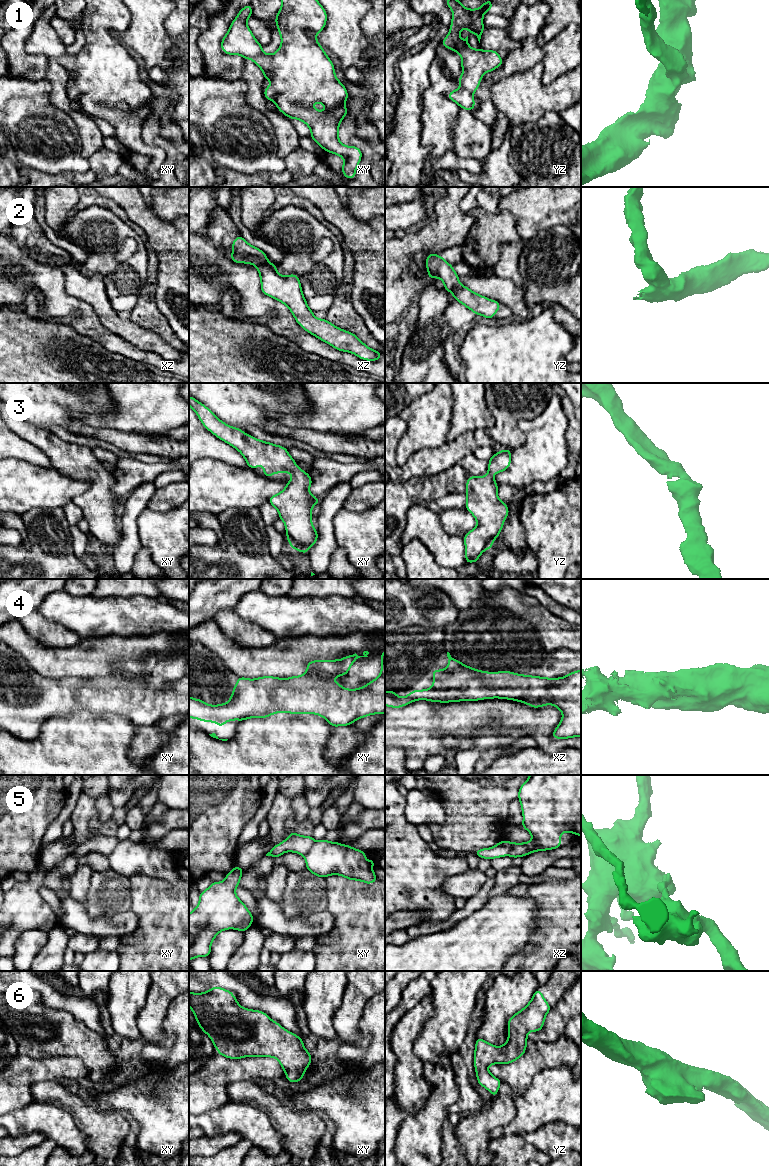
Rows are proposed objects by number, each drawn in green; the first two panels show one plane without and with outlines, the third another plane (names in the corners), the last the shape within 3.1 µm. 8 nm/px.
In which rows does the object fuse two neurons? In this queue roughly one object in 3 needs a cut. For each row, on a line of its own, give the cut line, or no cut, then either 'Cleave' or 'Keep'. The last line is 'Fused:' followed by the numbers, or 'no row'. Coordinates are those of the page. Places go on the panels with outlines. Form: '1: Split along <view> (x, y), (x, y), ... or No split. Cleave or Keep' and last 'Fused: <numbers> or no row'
1: No split. Keep
2: Split along xz (231, 257), (246, 255), (252, 256), (259, 262), (267, 261). Cleave
3: No split. Keep
4: No split. Keep
5: Split along xy (315, 842), (304, 856). Cleave
6: No split. Keep
Fused: 2, 5

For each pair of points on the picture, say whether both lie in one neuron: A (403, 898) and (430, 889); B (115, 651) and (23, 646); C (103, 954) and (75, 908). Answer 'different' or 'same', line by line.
A: same
B: same
C: different

